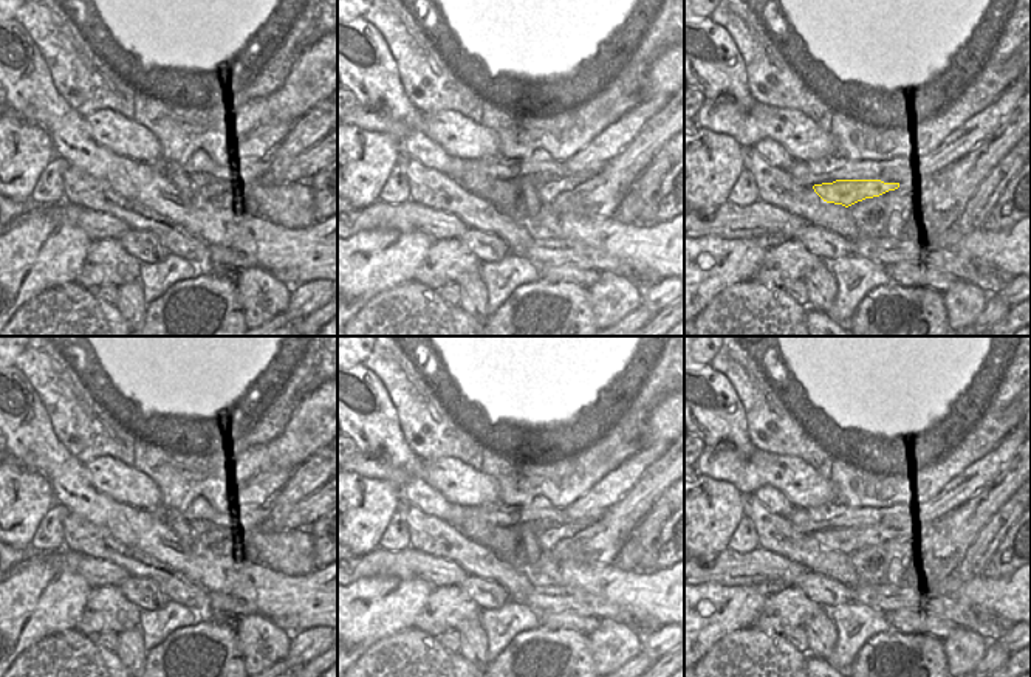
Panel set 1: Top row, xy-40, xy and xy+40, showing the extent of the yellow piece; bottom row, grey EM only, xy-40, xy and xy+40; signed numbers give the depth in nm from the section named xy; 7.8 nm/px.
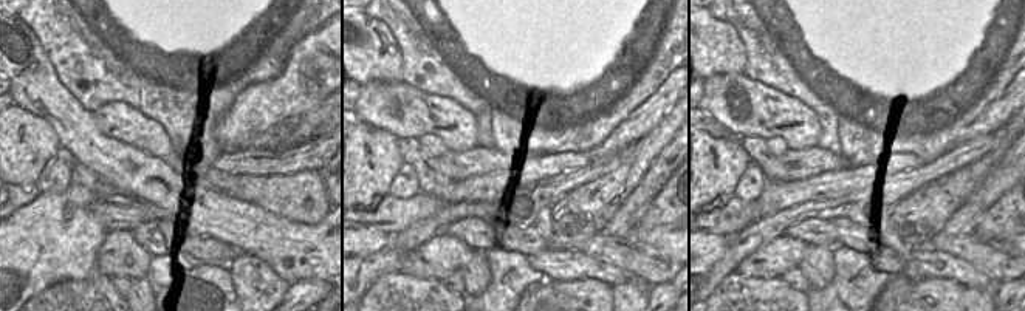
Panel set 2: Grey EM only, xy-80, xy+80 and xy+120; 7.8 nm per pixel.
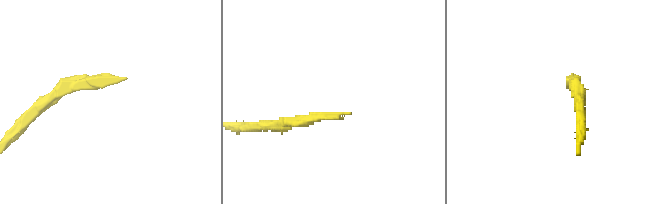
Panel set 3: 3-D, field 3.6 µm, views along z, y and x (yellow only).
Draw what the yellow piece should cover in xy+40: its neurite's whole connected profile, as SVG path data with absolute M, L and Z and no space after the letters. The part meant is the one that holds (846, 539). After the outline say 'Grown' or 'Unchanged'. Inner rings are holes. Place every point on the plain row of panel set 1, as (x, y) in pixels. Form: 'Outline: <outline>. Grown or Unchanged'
Outline: M1017 426L997 448L954 477L932 500L915 507L895 505L881 508L884 517L878 525L836 527L814 531L813 536L824 548L848 555L865 545L895 538L907 525L940 524L981 488L992 483L1017 454L1025 438L1026 428Z. Grown.

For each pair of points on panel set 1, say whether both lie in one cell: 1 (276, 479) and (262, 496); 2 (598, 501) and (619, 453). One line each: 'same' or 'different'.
1: same
2: different

